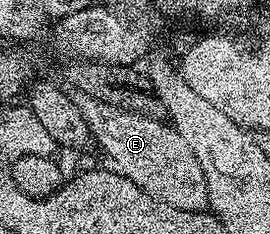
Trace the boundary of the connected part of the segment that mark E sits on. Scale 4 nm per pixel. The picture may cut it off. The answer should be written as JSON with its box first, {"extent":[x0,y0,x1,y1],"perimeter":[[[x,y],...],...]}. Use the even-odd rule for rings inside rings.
{"extent":[68,89,209,212],"perimeter":[[[71,89],[68,98],[76,107],[87,125],[89,136],[98,143],[112,161],[113,170],[141,187],[146,195],[167,203],[180,211],[203,212],[208,206],[209,191],[202,165],[194,158],[194,151],[175,128],[159,118],[134,115],[91,98],[82,91]]]}

